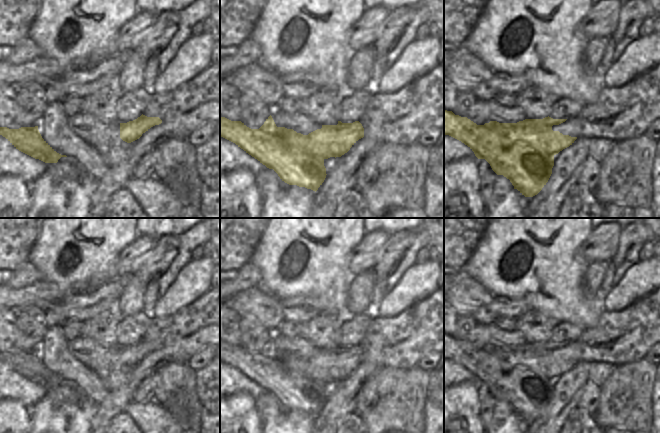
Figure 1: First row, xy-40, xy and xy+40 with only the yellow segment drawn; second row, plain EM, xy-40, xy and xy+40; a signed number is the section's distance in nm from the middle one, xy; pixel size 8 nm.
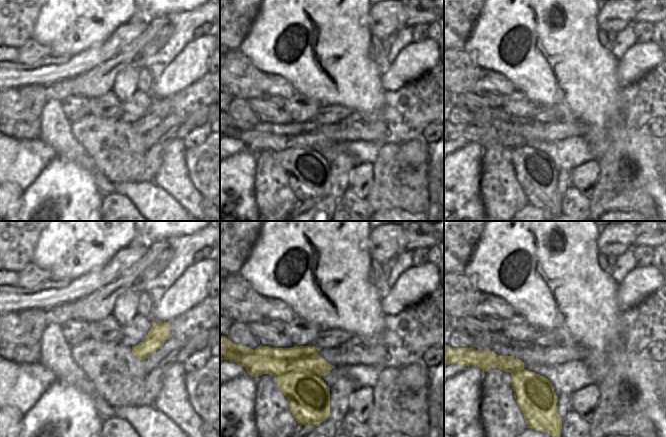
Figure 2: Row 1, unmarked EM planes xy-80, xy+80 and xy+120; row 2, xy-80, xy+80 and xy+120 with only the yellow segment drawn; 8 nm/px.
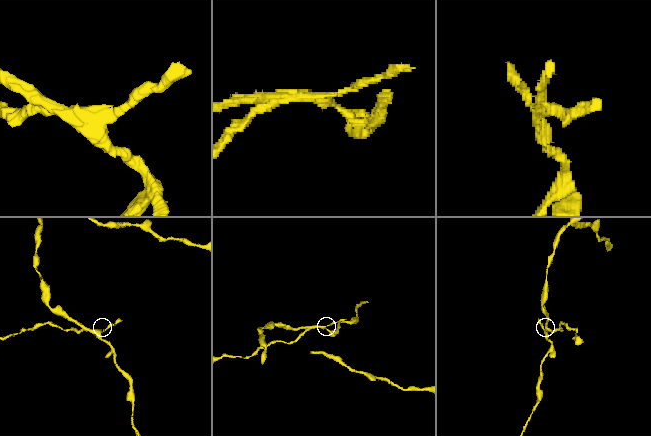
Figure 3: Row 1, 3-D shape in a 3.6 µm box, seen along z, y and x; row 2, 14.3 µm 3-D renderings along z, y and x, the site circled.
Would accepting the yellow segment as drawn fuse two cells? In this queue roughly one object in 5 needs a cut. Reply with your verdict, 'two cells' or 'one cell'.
two cells

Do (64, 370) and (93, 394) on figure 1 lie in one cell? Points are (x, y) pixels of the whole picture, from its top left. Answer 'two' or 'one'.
one

